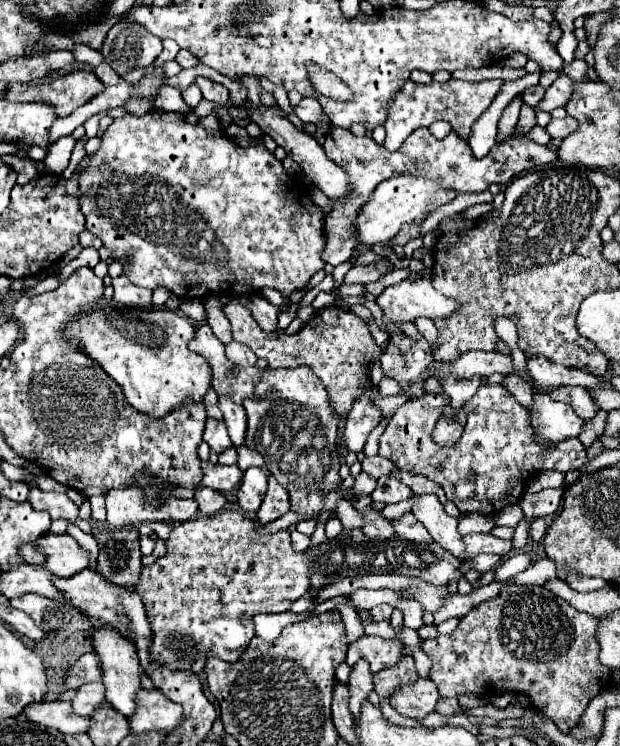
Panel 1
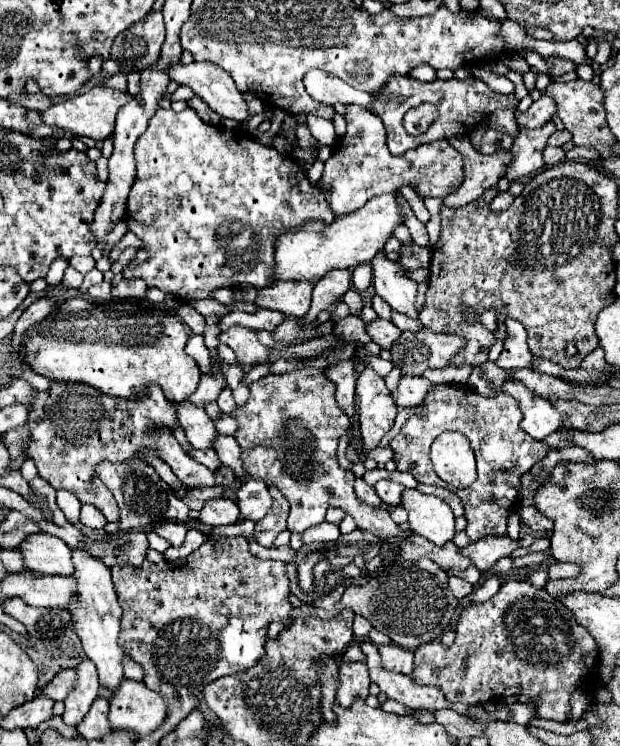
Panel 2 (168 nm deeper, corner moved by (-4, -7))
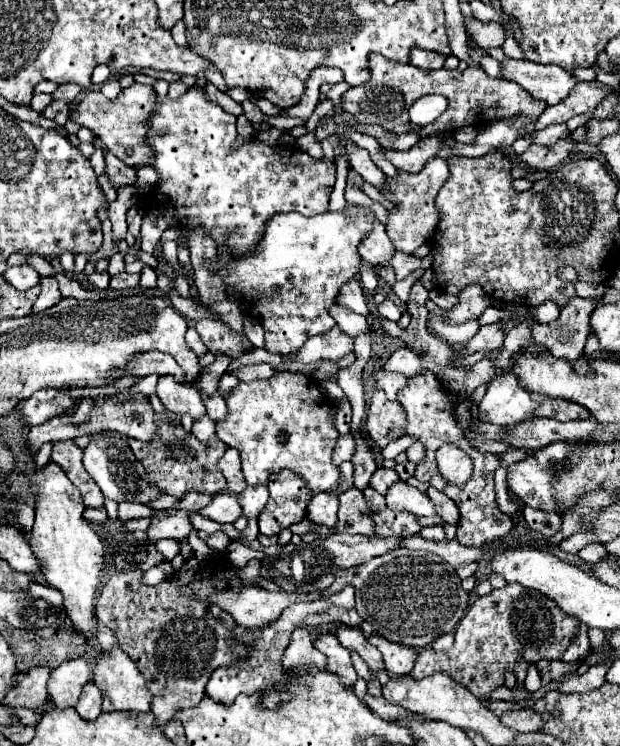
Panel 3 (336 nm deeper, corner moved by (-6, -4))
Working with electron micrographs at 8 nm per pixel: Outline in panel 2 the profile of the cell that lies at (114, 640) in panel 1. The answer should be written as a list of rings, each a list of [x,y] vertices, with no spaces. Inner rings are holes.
[[[74,549],[72,563],[74,563],[72,577],[76,579],[76,589],[78,589],[78,593],[74,593],[74,605],[70,605],[70,617],[74,623],[74,631],[80,637],[86,655],[94,661],[100,683],[106,689],[116,691],[120,681],[124,679],[122,657],[126,655],[126,651],[118,645],[122,609],[116,601],[114,585],[110,579],[110,569],[106,565],[102,565],[102,559],[90,557],[90,553],[86,553],[86,549]]]

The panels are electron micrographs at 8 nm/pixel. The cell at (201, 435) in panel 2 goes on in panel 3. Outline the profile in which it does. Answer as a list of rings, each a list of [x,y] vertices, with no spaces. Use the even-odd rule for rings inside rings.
[[[160,376],[156,394],[166,406],[166,410],[176,416],[190,414],[194,420],[206,416],[206,406],[202,402],[200,392],[194,386],[176,382],[174,376]]]

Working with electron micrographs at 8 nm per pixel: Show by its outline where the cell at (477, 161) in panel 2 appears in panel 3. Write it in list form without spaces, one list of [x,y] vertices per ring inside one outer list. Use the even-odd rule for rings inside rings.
[[[570,136],[564,138],[564,142],[556,142],[556,146],[530,144],[530,148],[524,154],[520,154],[520,162],[532,170],[550,170],[562,164],[574,146],[576,142],[572,142]]]

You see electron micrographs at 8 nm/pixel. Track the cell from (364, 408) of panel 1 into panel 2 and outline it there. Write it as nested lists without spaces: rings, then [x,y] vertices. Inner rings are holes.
[[[370,367],[356,381],[356,399],[362,441],[366,449],[374,449],[394,425],[396,403],[384,379]]]

